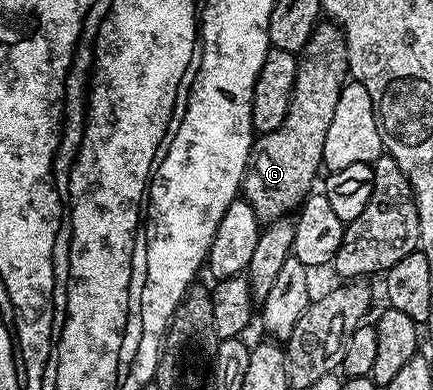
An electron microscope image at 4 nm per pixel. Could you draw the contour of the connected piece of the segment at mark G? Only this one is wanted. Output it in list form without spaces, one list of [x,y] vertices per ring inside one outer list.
[[[333,23],[315,25],[308,43],[302,48],[301,53],[297,54],[297,58],[296,83],[292,87],[288,115],[284,123],[276,127],[276,131],[261,134],[255,140],[254,148],[250,150],[250,166],[246,169],[240,190],[241,196],[253,207],[256,215],[266,223],[293,214],[315,188],[314,176],[317,175],[318,169],[323,168],[324,135],[328,135],[328,123],[332,123],[332,111],[336,111],[340,91],[345,87],[350,71],[346,35]]]

